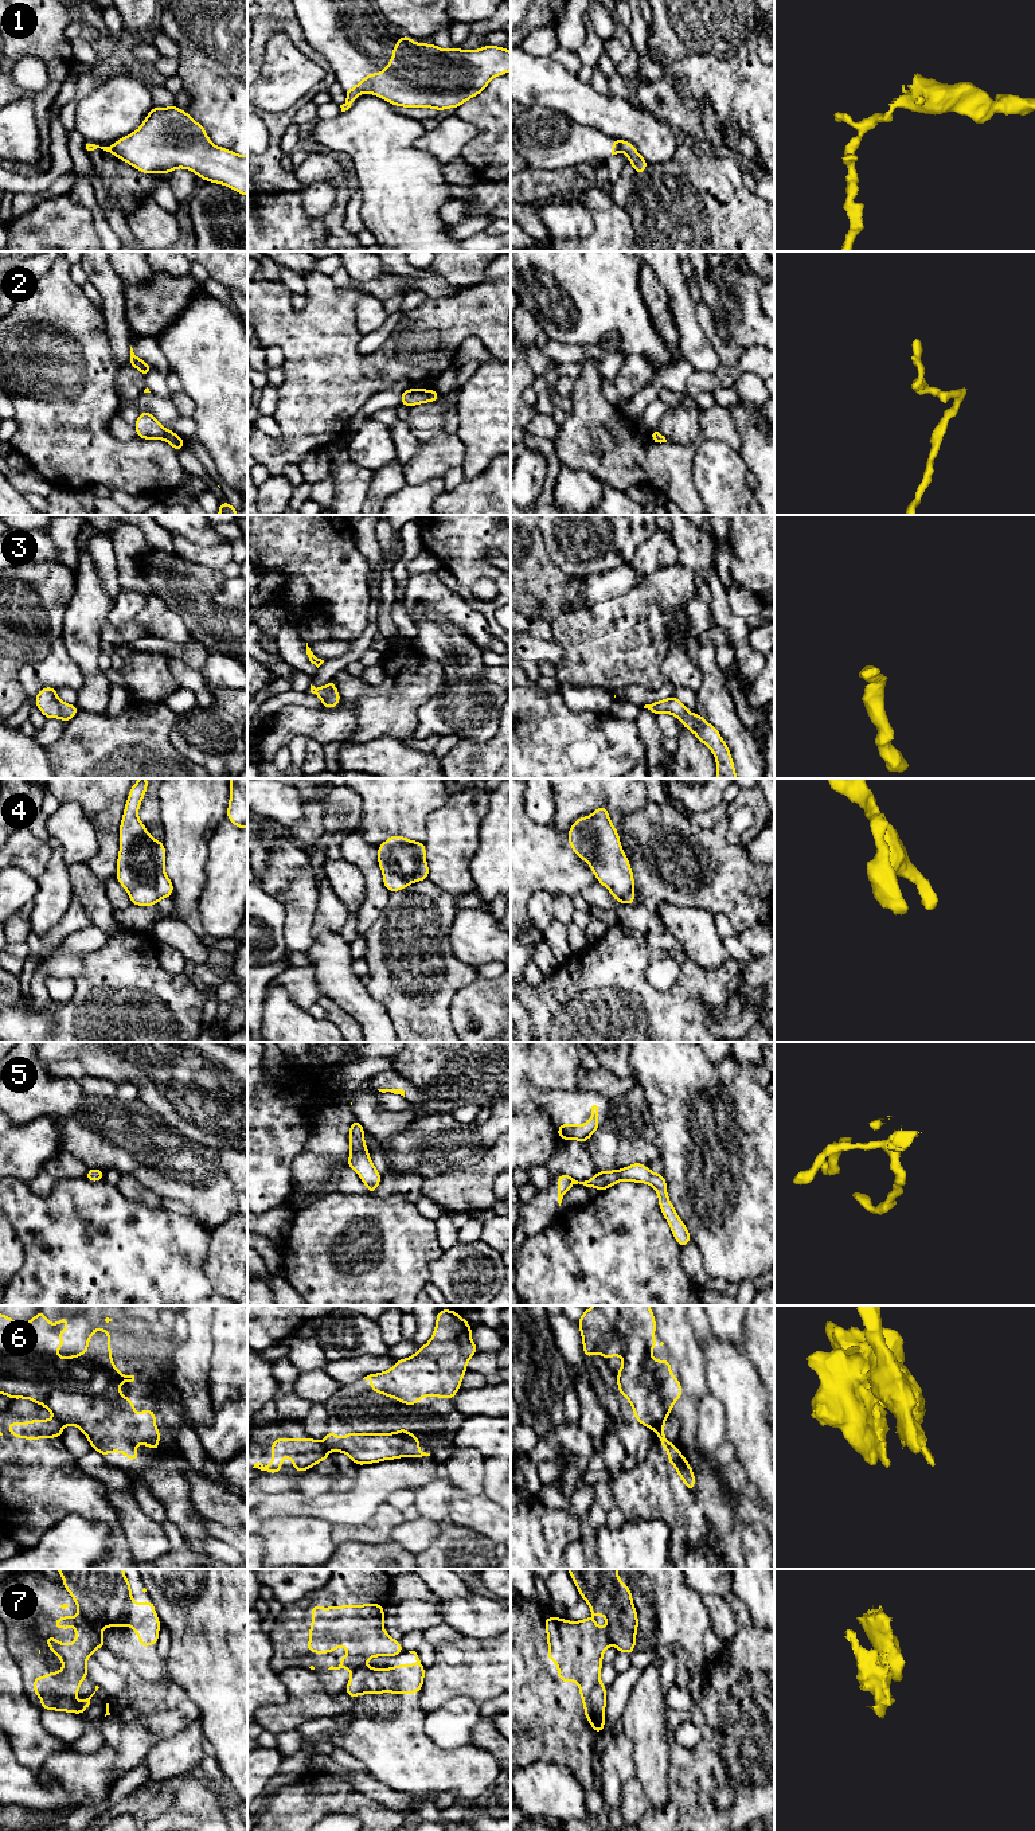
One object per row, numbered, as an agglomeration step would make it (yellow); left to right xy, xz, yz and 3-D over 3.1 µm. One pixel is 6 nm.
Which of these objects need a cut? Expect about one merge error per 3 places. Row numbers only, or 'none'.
6, 7

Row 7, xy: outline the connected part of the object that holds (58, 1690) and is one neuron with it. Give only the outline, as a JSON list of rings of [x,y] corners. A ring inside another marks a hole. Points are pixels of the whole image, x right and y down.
[[[81,1611],[74,1620],[73,1616],[70,1613],[52,1623],[52,1627],[65,1628],[67,1632],[70,1632],[71,1623],[77,1627],[77,1640],[73,1644],[56,1641],[51,1633],[47,1635],[46,1640],[50,1651],[55,1652],[63,1662],[63,1670],[60,1672],[50,1670],[47,1676],[35,1676],[34,1691],[42,1699],[40,1710],[69,1711],[82,1715],[89,1707],[91,1697],[99,1688],[95,1686],[95,1691],[89,1698],[78,1703],[74,1702],[82,1680],[90,1676],[86,1670],[86,1659],[93,1656],[95,1648],[104,1648],[105,1640],[95,1627],[82,1616]]]

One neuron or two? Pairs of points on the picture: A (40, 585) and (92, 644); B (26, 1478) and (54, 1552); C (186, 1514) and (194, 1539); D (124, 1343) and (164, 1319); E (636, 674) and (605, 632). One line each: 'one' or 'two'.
A: two
B: two
C: one
D: two
E: one

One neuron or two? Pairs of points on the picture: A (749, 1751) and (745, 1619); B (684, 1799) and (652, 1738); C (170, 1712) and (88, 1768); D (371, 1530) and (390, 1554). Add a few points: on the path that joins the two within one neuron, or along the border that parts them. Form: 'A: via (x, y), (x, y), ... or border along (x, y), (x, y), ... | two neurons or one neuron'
A: via (760, 1718), (760, 1674), (749, 1658), (749, 1651) | one neuron
B: border along (668, 1734), (668, 1799) | two neurons
C: via (151, 1733), (145, 1733), (120, 1759), (109, 1763) | one neuron
D: border along (390, 1539), (383, 1542), (351, 1542) | two neurons

